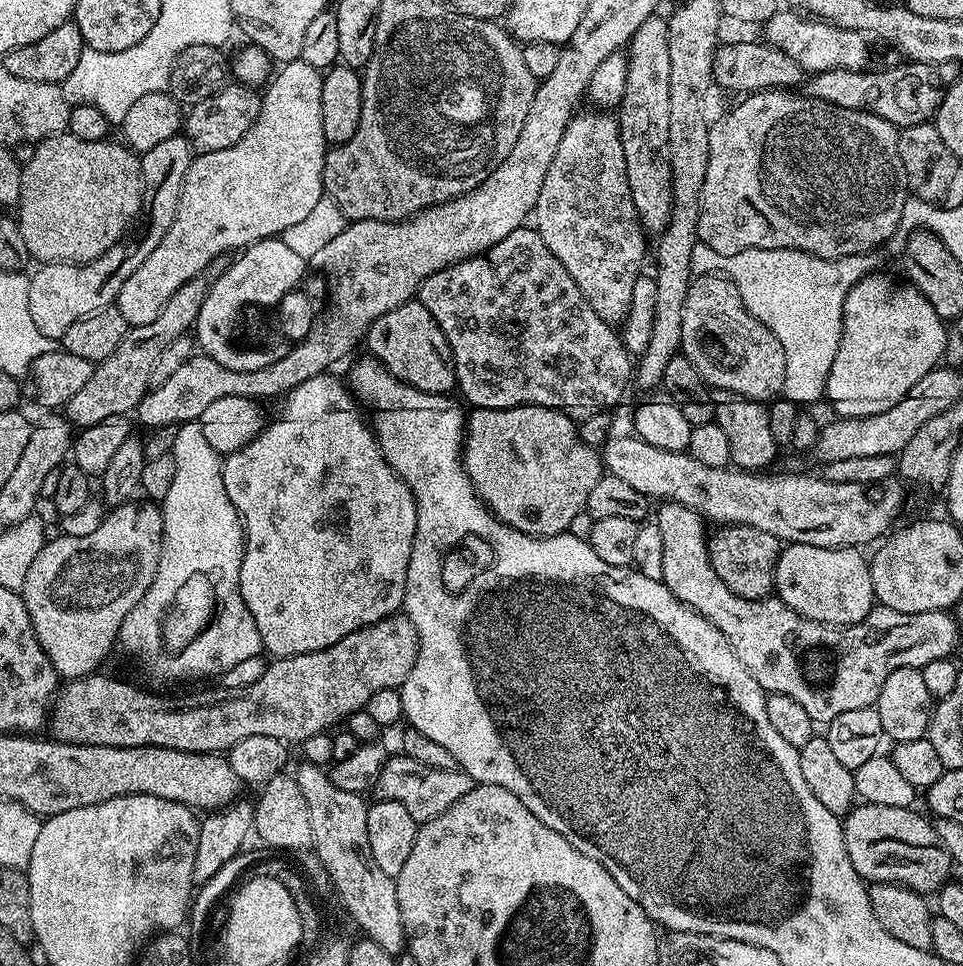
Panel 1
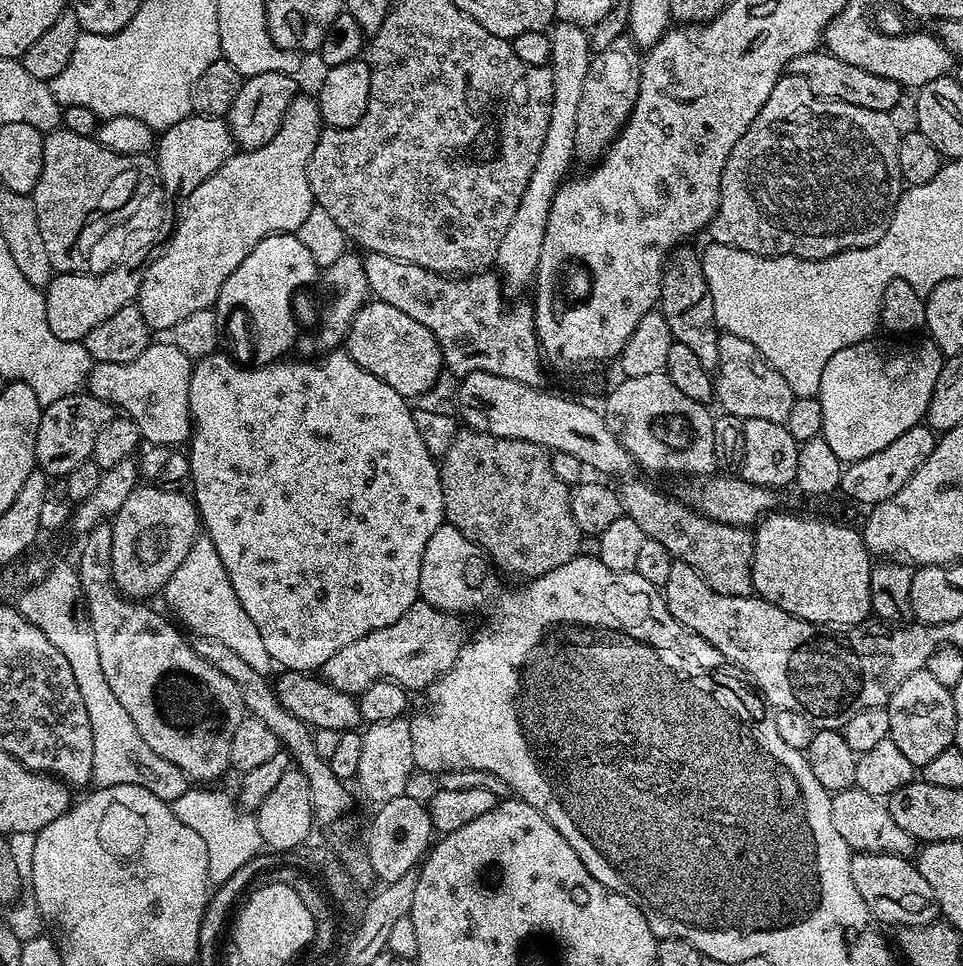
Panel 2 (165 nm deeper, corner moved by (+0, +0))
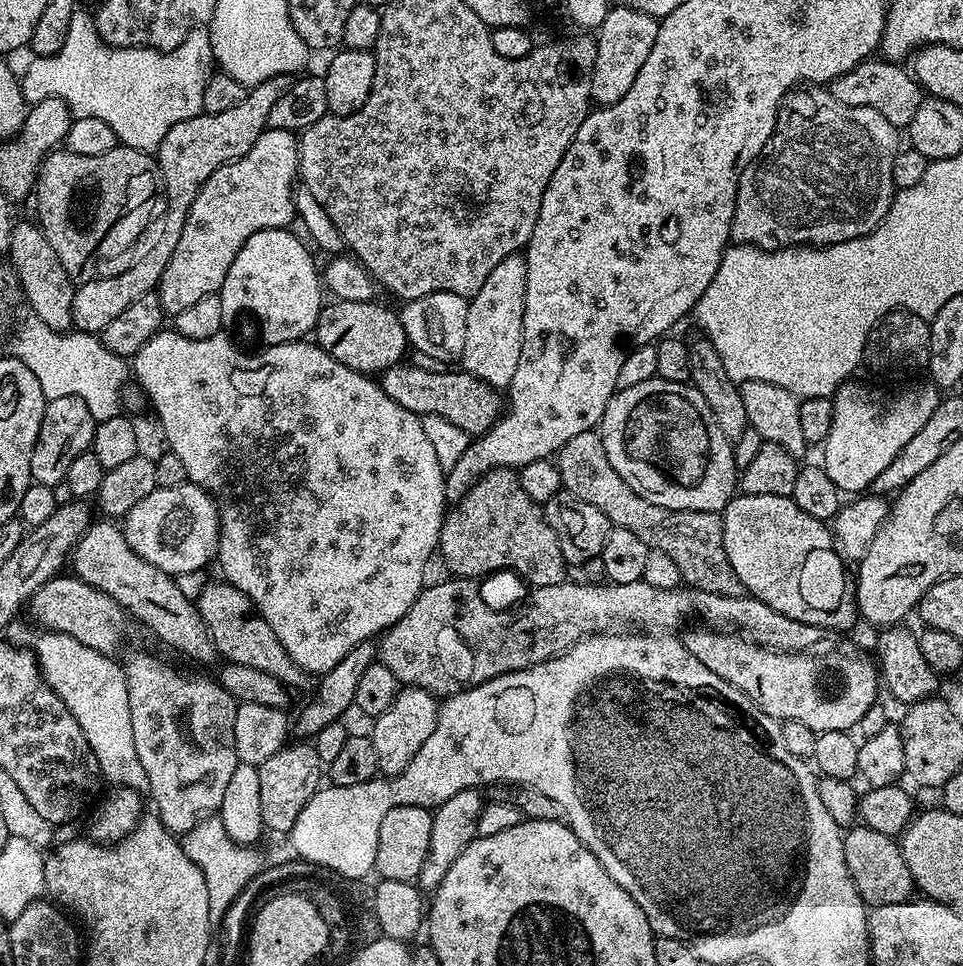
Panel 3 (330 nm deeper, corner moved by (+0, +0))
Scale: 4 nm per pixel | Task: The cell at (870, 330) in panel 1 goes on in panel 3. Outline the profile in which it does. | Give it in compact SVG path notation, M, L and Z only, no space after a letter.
M931 382L912 384L897 392L883 392L868 384L852 383L841 384L832 397L834 422L822 446L822 467L826 474L830 474L830 482L834 482L844 494L860 494L871 489L874 478L878 478L878 474L898 458L898 450L902 450L922 426L926 426L930 414L934 414L942 399L941 389Z

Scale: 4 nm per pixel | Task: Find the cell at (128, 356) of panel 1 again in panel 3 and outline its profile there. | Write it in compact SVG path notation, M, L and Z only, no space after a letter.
M68 396L47 401L42 414L42 426L38 426L38 442L34 442L34 454L30 454L33 481L45 484L50 489L64 482L66 470L70 470L74 458L91 449L97 423L80 397Z

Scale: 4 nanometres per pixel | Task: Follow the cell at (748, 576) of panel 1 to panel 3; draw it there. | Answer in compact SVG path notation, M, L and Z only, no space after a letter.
M596 430L570 438L570 442L560 448L554 463L560 471L560 483L567 495L590 502L590 506L598 506L598 510L606 514L611 527L630 530L630 534L646 542L649 550L662 550L662 554L677 564L681 581L687 587L726 598L745 595L742 578L734 574L734 566L730 566L730 558L726 558L721 513L666 510L662 506L654 506L654 502L646 502L646 498L634 494L614 466L610 466L606 446Z

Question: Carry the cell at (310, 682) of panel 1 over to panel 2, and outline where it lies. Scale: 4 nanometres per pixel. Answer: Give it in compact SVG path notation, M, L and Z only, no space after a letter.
M423 602L414 603L410 606L410 610L406 610L406 614L402 614L402 618L398 618L398 622L390 622L390 626L382 626L358 638L358 642L350 642L350 646L340 651L334 668L340 672L356 672L357 693L365 692L370 685L379 680L389 680L409 690L415 688L427 690L439 676L446 674L446 670L454 666L460 649L466 643L466 632L464 636L464 628L460 625L460 620L459 615L443 612Z

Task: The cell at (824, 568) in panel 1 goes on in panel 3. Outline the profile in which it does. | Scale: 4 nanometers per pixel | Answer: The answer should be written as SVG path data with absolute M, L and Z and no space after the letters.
M733 496L722 513L722 542L726 546L726 558L730 558L730 566L734 566L734 574L742 578L745 593L766 602L770 610L778 610L778 614L786 614L786 618L794 618L794 622L825 630L833 628L836 632L844 632L858 624L856 585L850 572L844 569L846 560L834 543L833 529L825 521L810 518L791 496Z

